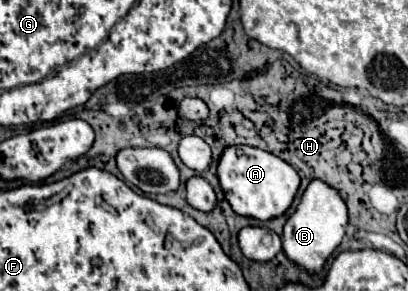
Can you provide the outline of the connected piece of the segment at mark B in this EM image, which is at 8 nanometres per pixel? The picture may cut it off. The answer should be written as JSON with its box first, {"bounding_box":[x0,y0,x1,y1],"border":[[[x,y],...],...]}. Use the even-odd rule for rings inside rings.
{"bounding_box":[282,179,348,271],"border":[[[312,179],[296,207],[296,211],[288,217],[282,235],[282,249],[288,259],[306,271],[318,271],[326,263],[326,259],[340,245],[348,225],[348,207],[340,197],[338,189],[330,187],[322,179]]]}

